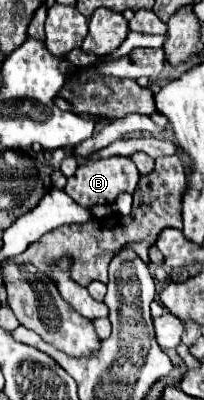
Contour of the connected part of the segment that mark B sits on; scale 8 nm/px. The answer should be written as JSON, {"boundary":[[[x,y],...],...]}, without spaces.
{"boundary":[[[113,156],[113,158],[107,158],[107,160],[87,162],[87,164],[79,166],[77,172],[71,178],[67,178],[67,184],[65,184],[63,190],[83,208],[93,208],[97,204],[111,206],[121,192],[133,194],[137,184],[139,184],[139,178],[141,178],[141,174],[139,174],[139,170],[137,170],[137,166],[133,164],[131,158]]]}

